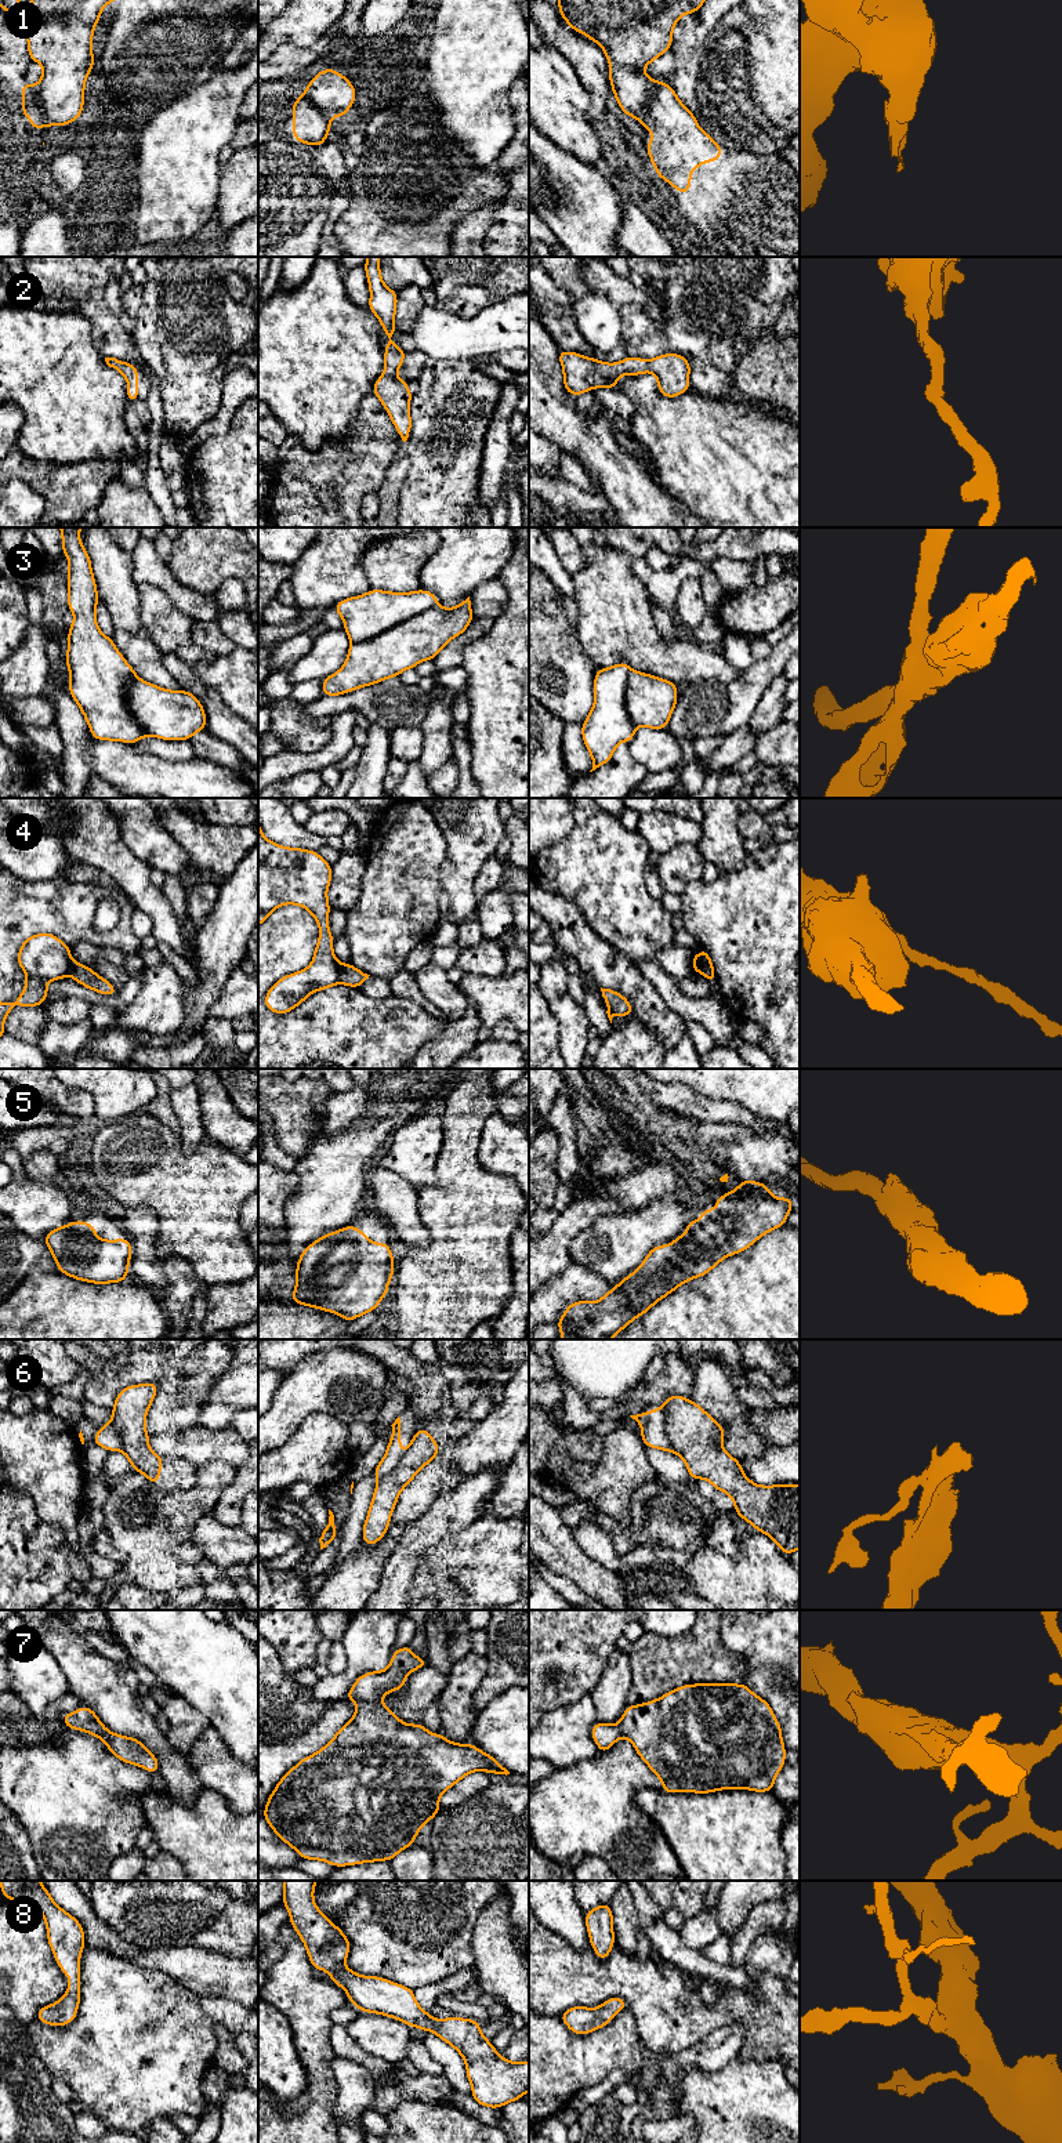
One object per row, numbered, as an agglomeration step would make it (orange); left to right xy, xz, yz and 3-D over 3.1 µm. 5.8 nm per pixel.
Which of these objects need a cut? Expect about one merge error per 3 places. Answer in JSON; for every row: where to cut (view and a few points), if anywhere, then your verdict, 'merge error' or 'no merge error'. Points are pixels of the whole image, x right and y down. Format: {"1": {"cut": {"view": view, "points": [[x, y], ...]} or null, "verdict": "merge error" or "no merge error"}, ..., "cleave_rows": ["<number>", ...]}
{"1": {"cut": {"view": "xy", "points": [[35, 87], [43, 116], [49, 124]]}, "verdict": "merge error"}, "2": {"cut": null, "verdict": "no merge error"}, "3": {"cut": {"view": "xz", "points": [[437, 605], [368, 640], [352, 642]]}, "verdict": "merge error"}, "4": {"cut": {"view": "xz", "points": [[341, 964], [339, 982]]}, "verdict": "merge error"}, "5": {"cut": null, "verdict": "no merge error"}, "6": {"cut": {"view": "yz", "points": [[659, 1409], [670, 1450]]}, "verdict": "merge error"}, "7": {"cut": null, "verdict": "no merge error"}, "8": {"cut": null, "verdict": "no merge error"}, "cleave_rows": ["1", "3", "4", "6"]}

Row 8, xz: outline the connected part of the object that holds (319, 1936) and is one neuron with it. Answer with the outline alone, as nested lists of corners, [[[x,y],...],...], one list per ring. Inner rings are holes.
[[[282,1881],[284,1885],[283,1906],[289,1910],[290,1923],[302,1939],[307,1948],[309,1961],[313,1969],[322,1969],[327,1972],[331,1977],[331,1983],[342,1987],[347,1991],[348,1999],[362,2012],[384,2015],[403,2021],[409,2027],[420,2027],[424,2033],[432,2030],[442,2041],[452,2045],[463,2057],[467,2067],[467,2078],[472,2085],[471,2096],[475,2102],[485,2107],[497,2108],[503,2107],[510,2102],[515,2102],[522,2097],[529,2091],[529,2062],[512,2063],[499,2055],[489,2039],[486,2039],[481,2033],[481,2023],[472,2019],[460,2019],[456,2016],[439,2020],[428,2015],[414,1998],[414,1991],[409,1987],[396,1984],[391,1980],[385,1980],[378,1976],[360,1976],[351,1969],[344,1966],[344,1962],[349,1954],[349,1940],[345,1937],[344,1932],[331,1923],[325,1914],[319,1911],[313,1901],[313,1888],[318,1881]]]

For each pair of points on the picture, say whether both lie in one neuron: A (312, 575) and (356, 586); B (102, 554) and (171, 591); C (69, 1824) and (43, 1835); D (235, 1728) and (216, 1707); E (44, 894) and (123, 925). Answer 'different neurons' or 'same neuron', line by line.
A: same neuron
B: different neurons
C: same neuron
D: same neuron
E: same neuron

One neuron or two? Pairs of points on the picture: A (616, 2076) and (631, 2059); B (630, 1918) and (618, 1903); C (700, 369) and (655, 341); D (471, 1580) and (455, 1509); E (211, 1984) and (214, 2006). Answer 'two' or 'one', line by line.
A: two
B: one
C: one
D: two
E: two

